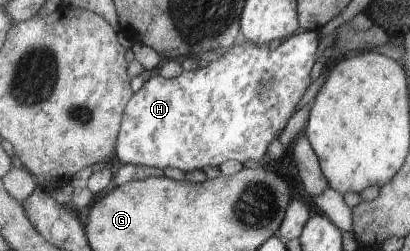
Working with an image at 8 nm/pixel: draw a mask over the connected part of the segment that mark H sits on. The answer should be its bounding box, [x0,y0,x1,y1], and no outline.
[117,32,320,172]

